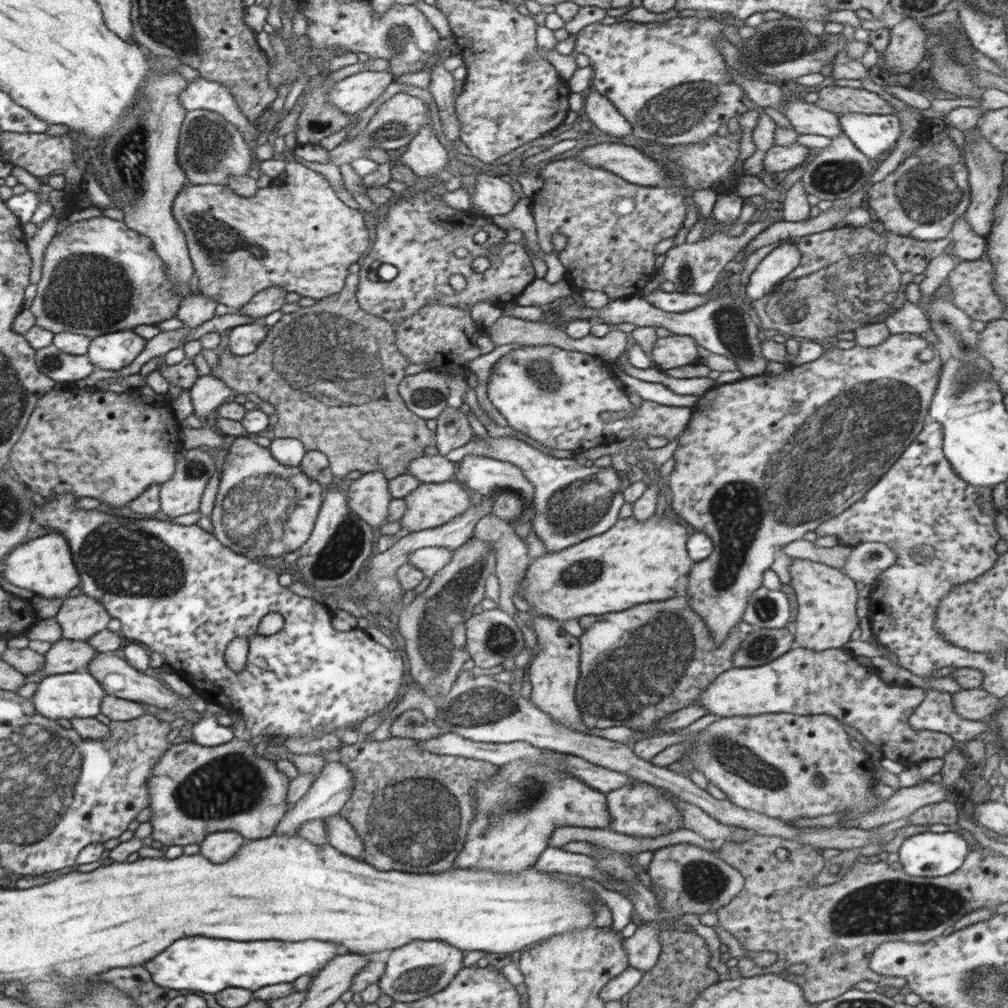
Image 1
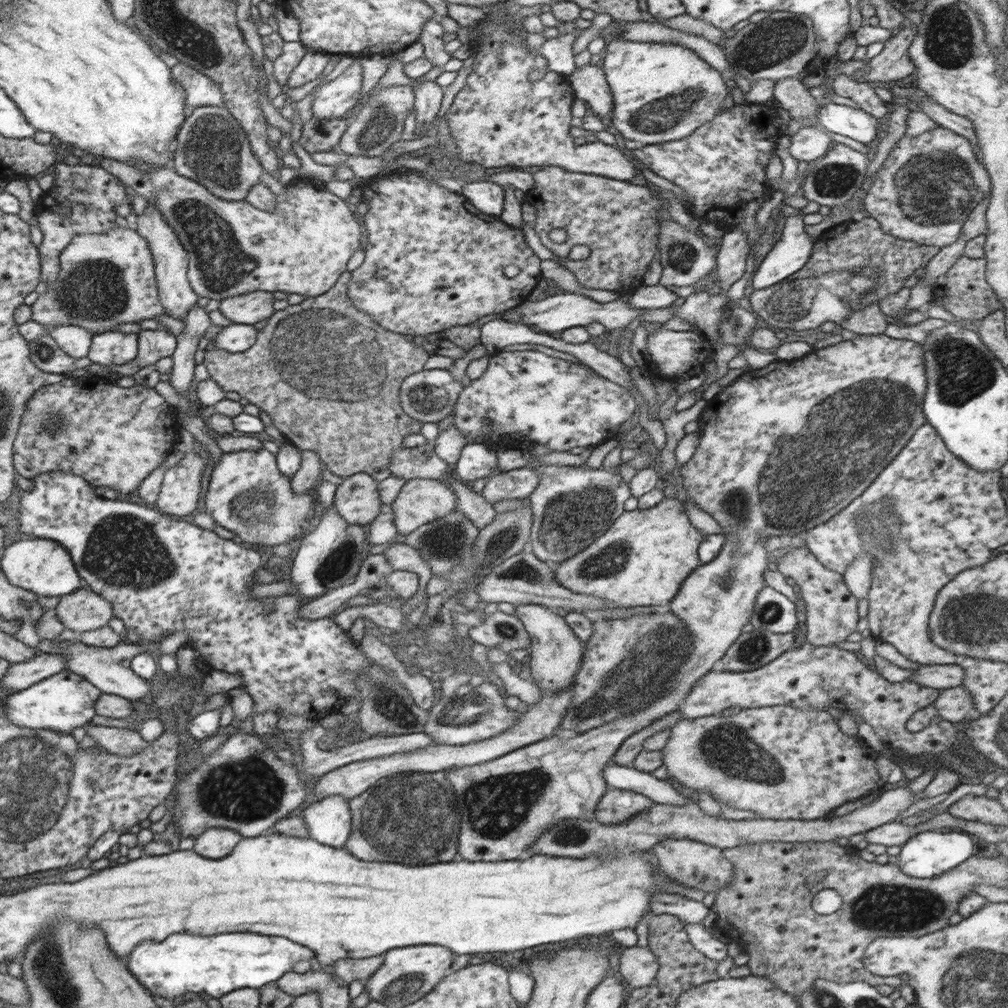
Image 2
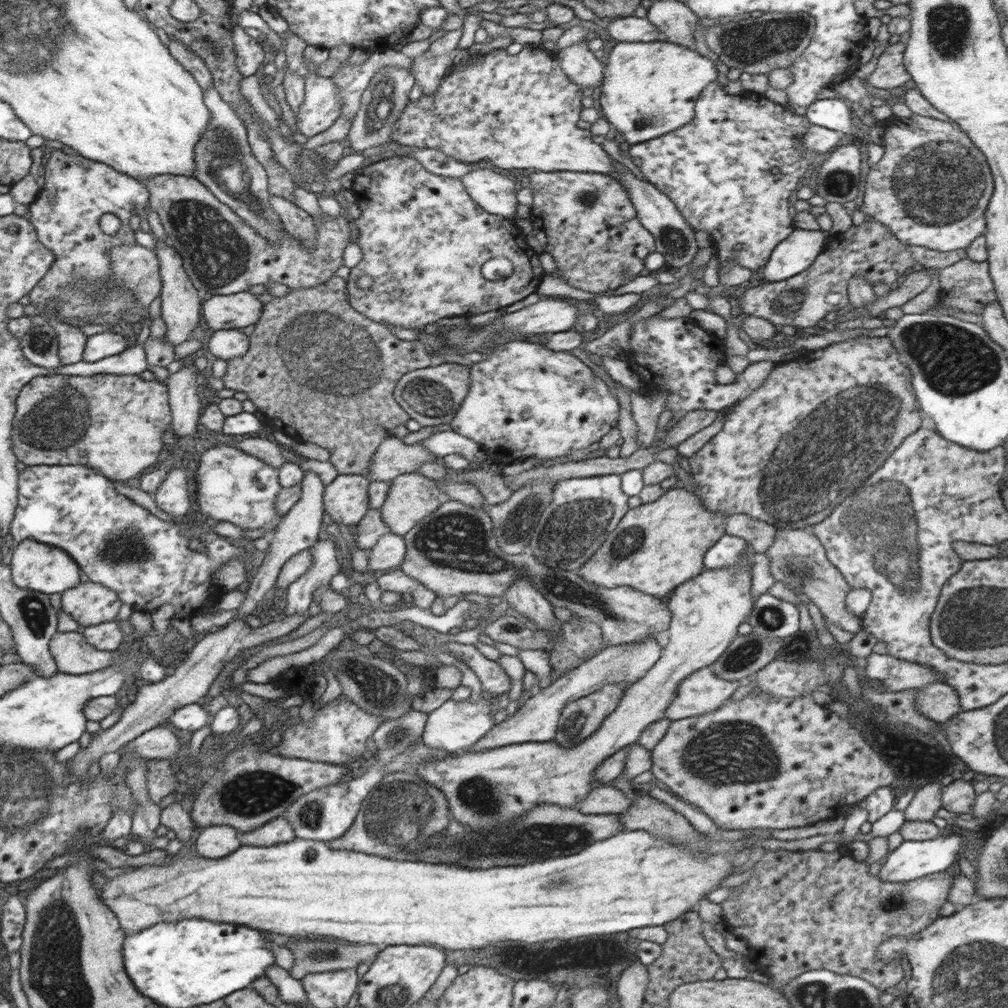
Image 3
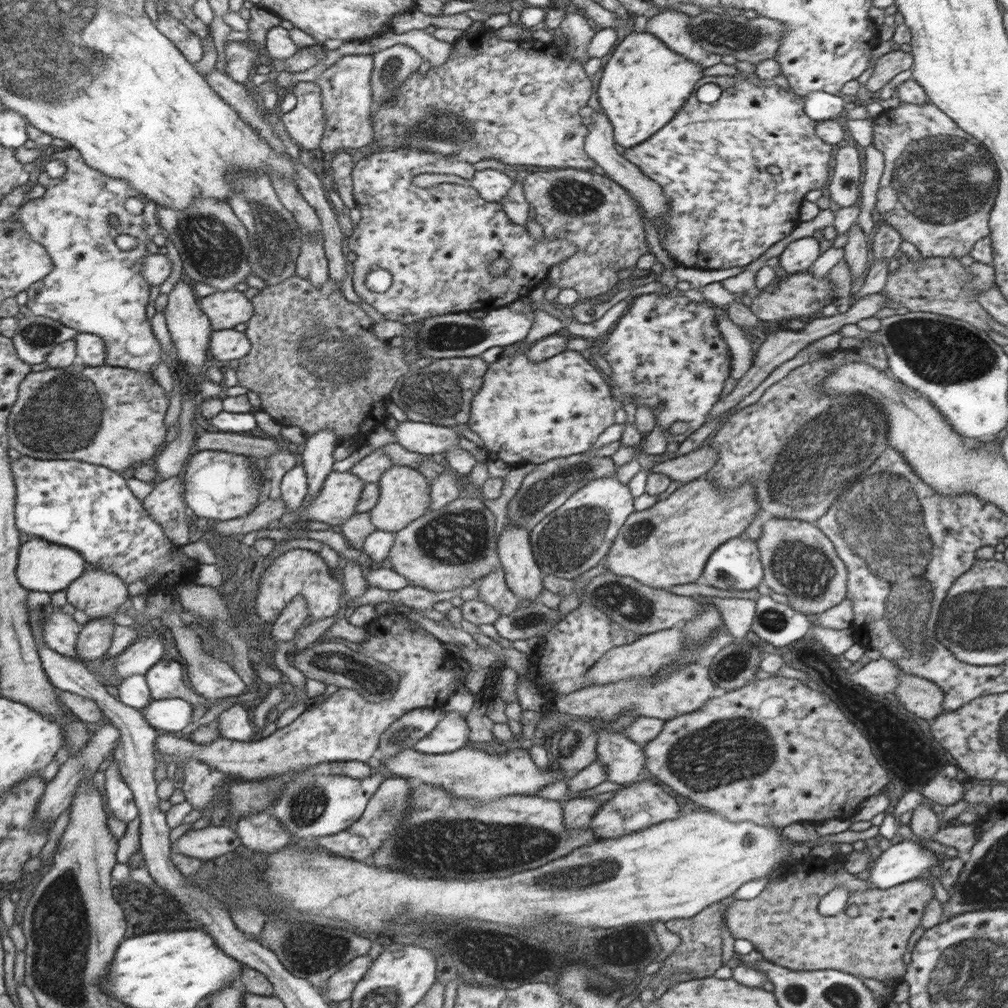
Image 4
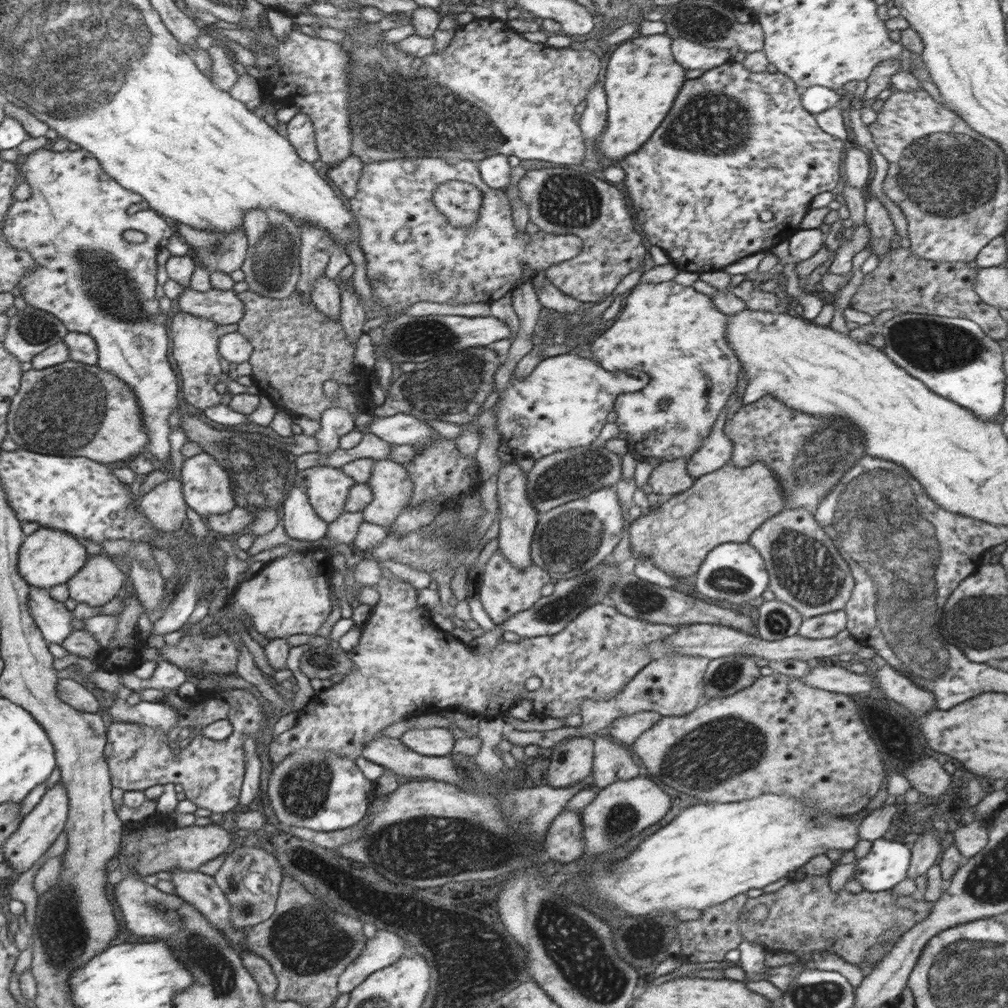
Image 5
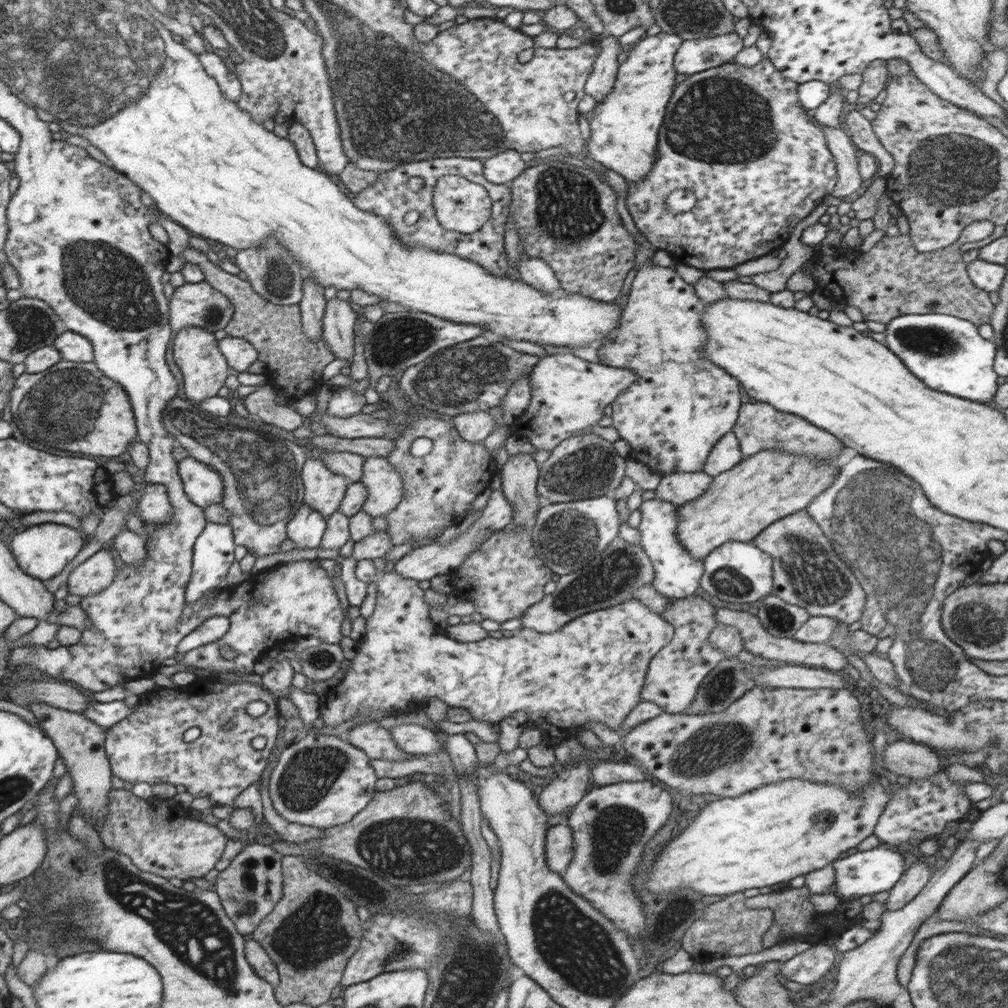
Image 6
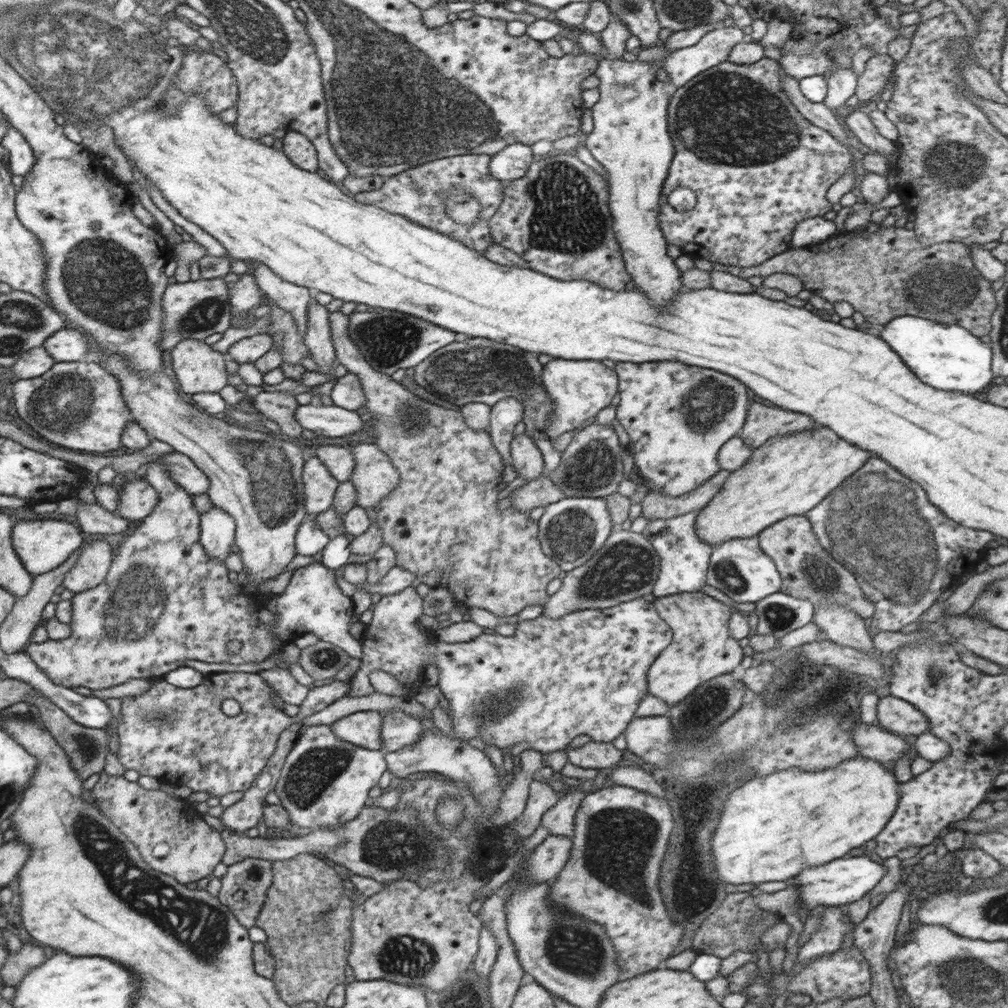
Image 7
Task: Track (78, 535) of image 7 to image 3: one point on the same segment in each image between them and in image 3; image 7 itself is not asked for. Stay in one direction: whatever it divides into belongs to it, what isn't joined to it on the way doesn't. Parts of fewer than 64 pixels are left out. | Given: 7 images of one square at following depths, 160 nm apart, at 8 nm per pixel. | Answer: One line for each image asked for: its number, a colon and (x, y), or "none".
3: (36, 566)
4: (44, 566)
5: (48, 557)
6: (44, 551)

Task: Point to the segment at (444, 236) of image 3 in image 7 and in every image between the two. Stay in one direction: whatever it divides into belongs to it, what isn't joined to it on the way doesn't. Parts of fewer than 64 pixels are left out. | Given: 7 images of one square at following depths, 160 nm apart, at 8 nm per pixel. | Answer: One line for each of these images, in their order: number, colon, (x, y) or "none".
4: (438, 242)
5: (437, 262)
6: (410, 213)
7: (470, 172)

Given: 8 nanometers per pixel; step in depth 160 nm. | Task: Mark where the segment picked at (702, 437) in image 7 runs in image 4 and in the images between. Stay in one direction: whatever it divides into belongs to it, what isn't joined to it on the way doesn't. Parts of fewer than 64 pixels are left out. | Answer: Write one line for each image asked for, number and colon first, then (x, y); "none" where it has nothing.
4: (667, 349)
5: (675, 334)
6: (679, 407)

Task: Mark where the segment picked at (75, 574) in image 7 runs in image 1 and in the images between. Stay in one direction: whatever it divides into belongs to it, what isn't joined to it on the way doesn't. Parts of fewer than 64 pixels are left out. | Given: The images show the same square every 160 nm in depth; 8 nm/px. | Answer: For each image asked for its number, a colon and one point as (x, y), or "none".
1: (80, 617)
2: (84, 610)
3: (91, 603)
4: (97, 592)
5: (100, 580)
6: (92, 576)

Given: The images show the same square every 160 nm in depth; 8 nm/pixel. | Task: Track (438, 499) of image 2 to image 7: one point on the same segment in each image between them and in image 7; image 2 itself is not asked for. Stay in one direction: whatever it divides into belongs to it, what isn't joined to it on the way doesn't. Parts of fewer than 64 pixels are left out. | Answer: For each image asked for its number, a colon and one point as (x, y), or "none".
3: (412, 497)
4: (404, 496)
5: (392, 487)
6: (384, 484)
7: (374, 476)

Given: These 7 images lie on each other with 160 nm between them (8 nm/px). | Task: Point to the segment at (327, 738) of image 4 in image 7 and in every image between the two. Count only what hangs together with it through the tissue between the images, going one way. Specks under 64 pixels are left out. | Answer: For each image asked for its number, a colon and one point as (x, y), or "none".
5: (404, 664)
6: (591, 670)
7: (585, 673)

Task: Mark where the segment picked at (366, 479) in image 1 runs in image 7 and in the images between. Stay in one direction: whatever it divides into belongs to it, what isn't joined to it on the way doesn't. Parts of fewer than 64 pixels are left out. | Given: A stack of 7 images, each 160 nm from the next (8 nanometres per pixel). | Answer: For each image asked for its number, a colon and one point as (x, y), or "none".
2: (357, 498)
3: (346, 501)
4: (336, 502)
5: (327, 488)
6: (323, 490)
7: (319, 486)

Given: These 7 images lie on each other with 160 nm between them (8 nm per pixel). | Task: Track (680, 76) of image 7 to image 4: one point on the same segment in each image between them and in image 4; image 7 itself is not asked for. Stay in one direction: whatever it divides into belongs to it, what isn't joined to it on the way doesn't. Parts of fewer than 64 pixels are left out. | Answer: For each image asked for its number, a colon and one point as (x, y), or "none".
4: (671, 27)
5: (691, 56)
6: (695, 55)

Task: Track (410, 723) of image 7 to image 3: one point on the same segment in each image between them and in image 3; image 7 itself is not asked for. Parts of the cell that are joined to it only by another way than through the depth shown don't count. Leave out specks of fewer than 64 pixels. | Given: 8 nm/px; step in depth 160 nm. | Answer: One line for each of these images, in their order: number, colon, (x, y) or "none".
3: (455, 725)
4: (451, 733)
5: (434, 741)
6: (413, 738)

